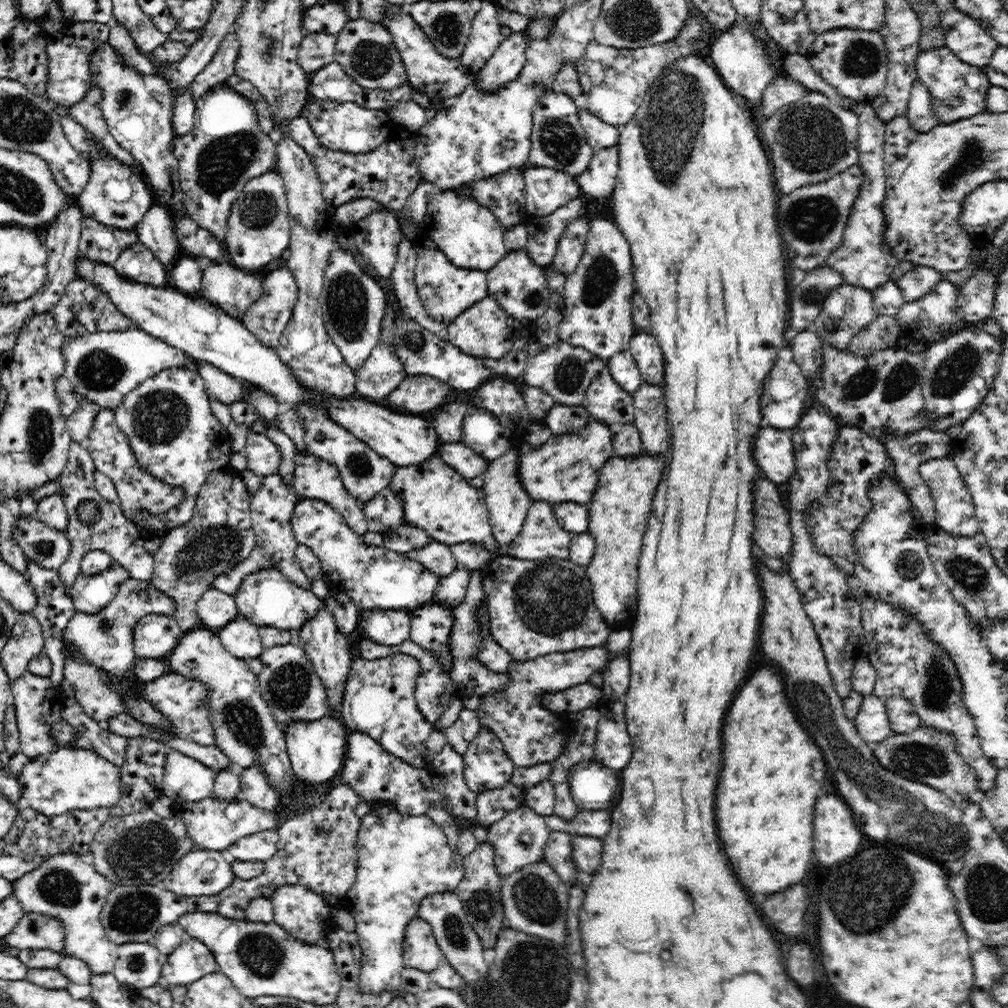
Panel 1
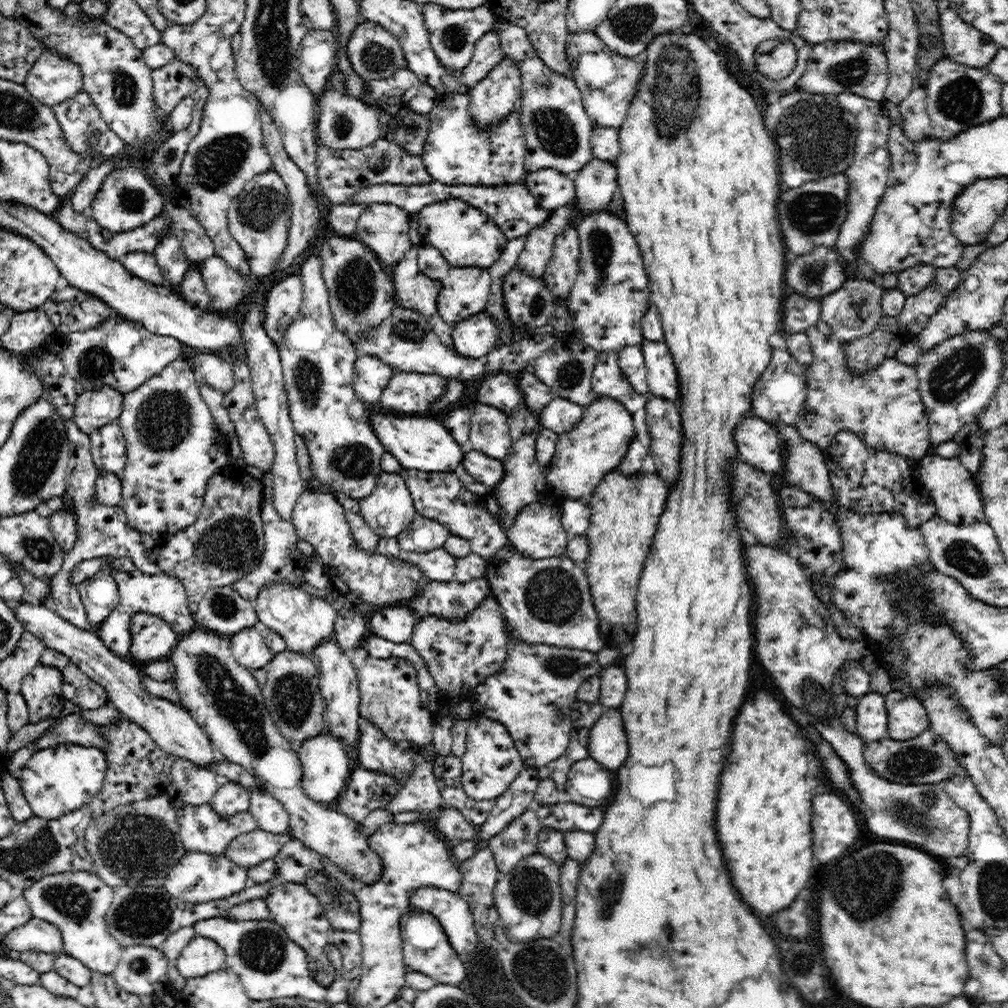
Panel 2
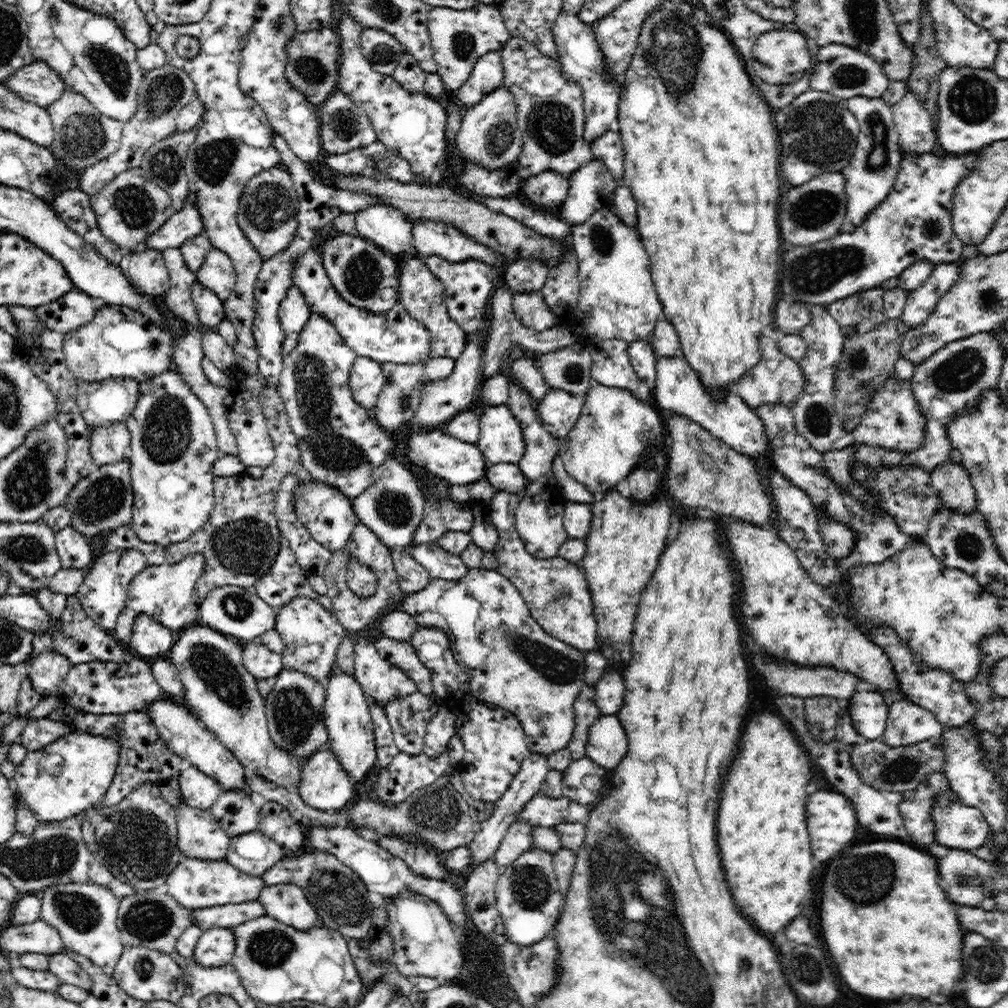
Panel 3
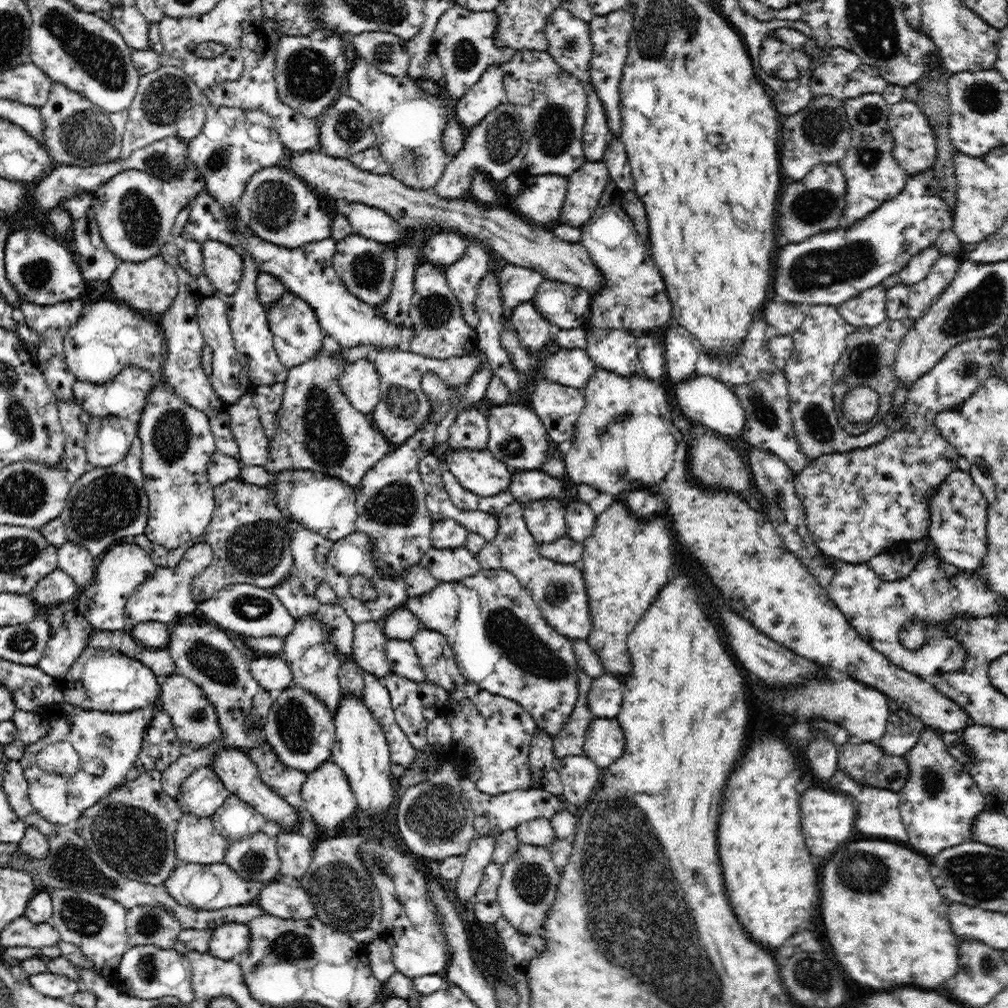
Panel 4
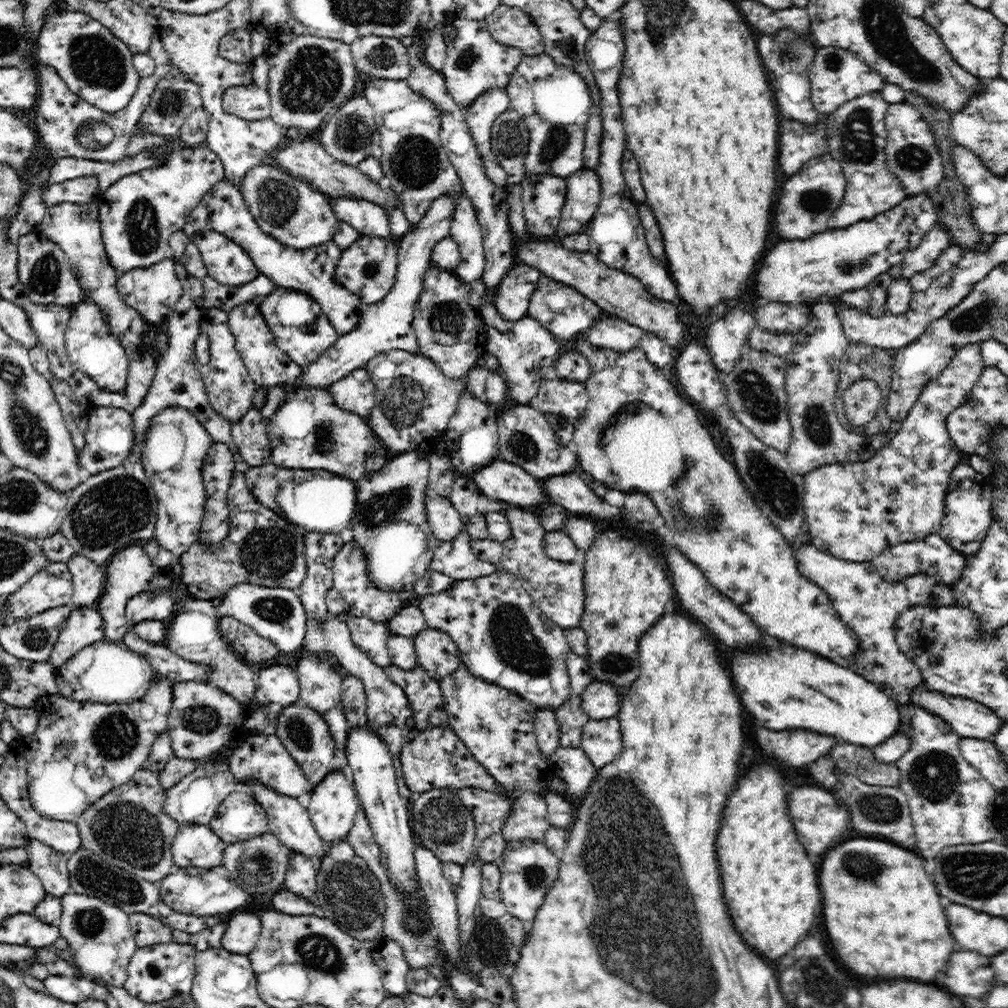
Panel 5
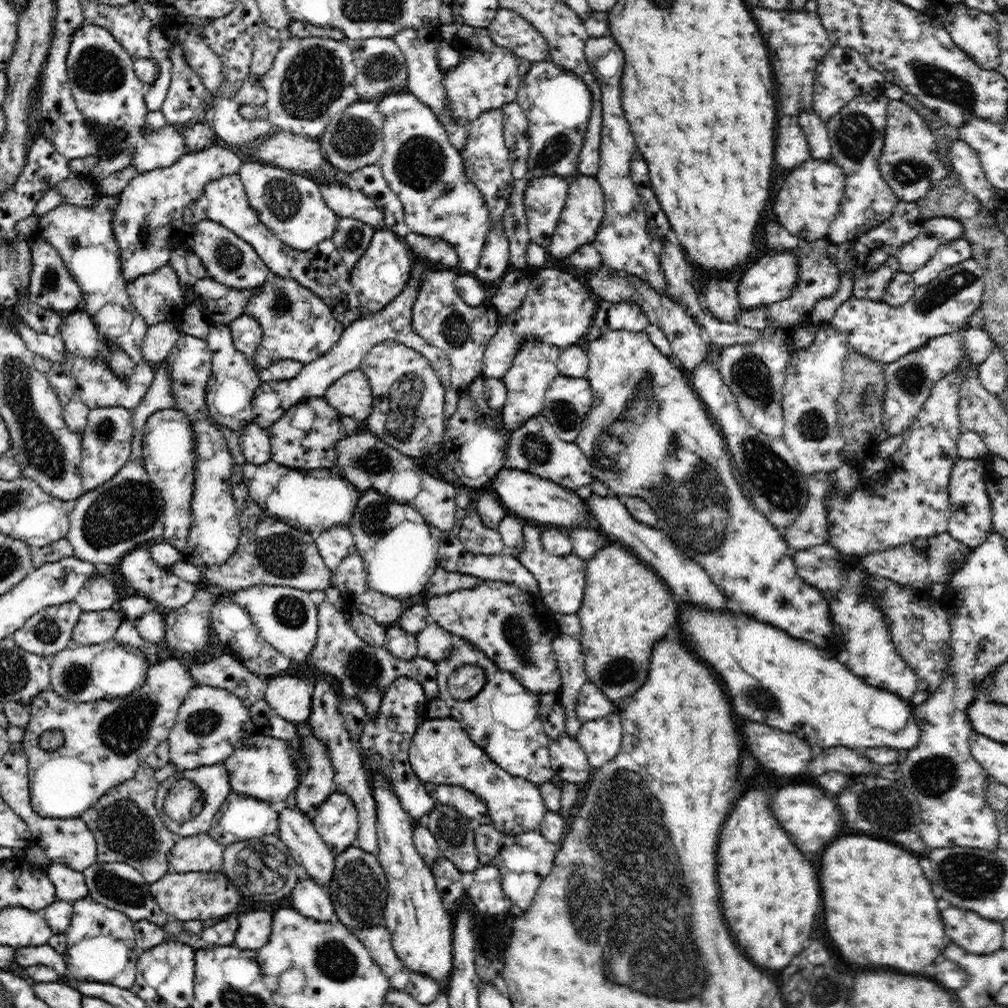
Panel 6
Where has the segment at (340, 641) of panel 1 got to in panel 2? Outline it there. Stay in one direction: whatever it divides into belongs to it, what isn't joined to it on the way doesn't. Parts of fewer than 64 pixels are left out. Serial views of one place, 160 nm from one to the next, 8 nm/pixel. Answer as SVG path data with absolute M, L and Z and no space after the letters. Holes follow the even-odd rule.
M328 638L322 642L314 654L309 656L317 666L317 678L320 694L324 699L325 730L330 731L334 737L346 740L350 746L357 747L361 726L360 717L360 691L358 677L347 653L336 643L335 638Z

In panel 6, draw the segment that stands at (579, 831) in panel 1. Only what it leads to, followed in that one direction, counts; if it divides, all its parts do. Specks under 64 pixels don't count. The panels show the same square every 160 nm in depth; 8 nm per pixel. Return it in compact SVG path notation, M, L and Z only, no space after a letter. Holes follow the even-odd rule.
M431 782L423 784L428 794L438 803L454 807L462 816L467 816L478 824L490 824L488 805L478 795L460 786L436 785Z

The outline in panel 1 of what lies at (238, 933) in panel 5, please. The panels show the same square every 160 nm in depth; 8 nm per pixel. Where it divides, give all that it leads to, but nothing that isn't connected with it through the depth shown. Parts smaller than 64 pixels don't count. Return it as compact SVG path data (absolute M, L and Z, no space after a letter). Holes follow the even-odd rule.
M187 937L162 967L161 976L166 978L167 988L184 986L199 978L220 971L212 951L199 940Z

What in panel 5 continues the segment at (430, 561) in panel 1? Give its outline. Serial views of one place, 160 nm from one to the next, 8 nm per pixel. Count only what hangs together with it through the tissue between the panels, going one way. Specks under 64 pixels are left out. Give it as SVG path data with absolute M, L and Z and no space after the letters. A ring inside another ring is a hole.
M464 528L454 540L435 540L434 558L429 568L440 572L454 581L466 581L498 572L500 566L480 560L470 546L470 534Z

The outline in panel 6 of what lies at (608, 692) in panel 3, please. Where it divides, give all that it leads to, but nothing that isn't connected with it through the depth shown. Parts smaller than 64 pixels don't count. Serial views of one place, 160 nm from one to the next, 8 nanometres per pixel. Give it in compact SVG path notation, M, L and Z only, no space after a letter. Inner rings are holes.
M588 682L580 689L575 712L583 723L598 720L614 712L614 702L598 685Z

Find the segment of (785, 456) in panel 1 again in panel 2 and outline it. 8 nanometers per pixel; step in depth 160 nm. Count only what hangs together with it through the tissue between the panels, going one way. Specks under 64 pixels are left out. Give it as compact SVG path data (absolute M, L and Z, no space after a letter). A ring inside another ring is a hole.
M753 415L744 418L734 430L738 456L764 472L782 473L785 450L773 424Z

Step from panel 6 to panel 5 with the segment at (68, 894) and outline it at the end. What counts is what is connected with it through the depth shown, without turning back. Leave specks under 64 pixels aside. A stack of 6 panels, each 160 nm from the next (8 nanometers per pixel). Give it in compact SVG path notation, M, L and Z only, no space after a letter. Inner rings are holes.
M28 839L24 847L26 865L41 880L48 895L60 898L71 892L66 855L38 839Z

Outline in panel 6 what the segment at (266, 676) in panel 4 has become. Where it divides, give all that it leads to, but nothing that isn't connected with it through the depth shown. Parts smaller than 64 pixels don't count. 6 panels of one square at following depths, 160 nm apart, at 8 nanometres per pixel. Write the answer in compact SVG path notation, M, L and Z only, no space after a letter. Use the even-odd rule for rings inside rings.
M290 675L269 677L265 697L274 713L292 724L308 725L311 710L312 684Z

